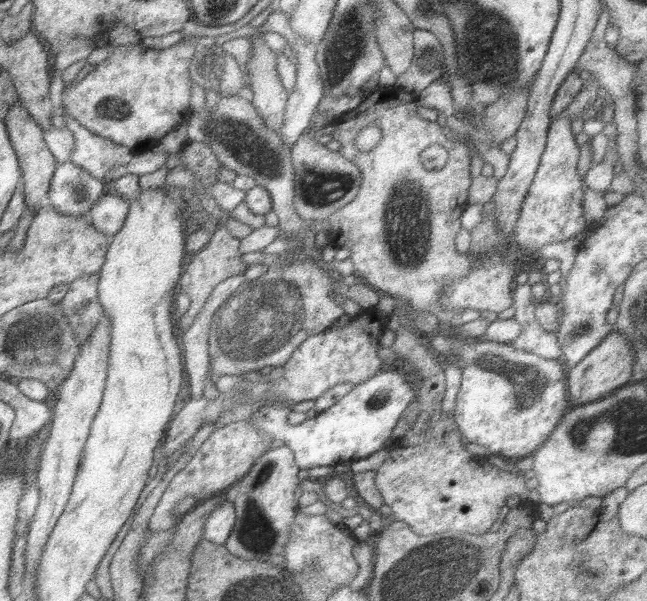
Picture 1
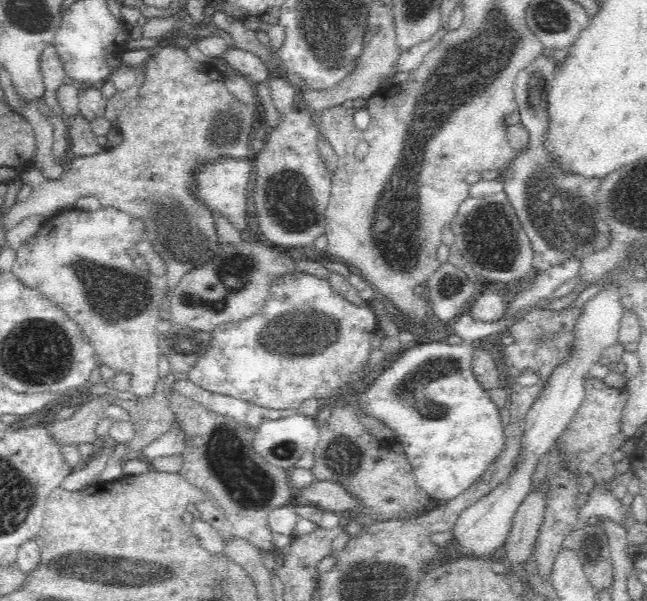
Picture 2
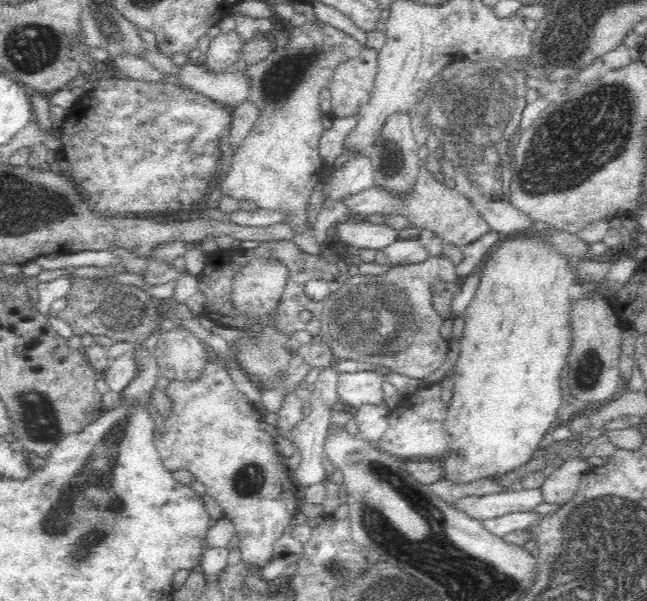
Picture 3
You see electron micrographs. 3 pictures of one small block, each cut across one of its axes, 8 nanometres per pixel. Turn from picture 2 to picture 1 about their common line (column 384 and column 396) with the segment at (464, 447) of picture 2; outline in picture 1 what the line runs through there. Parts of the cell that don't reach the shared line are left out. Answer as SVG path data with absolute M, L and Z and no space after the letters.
M389 364L389 368L383 368L369 382L355 386L355 390L347 394L341 402L299 426L293 426L289 422L289 408L267 404L247 422L253 422L257 428L269 432L275 440L281 440L289 448L293 448L297 454L297 464L305 472L315 466L337 466L339 462L353 464L355 460L377 454L379 450L383 450L385 444L389 444L391 434L403 412L417 398L419 392L415 392L415 386L399 370L395 370L393 364Z

